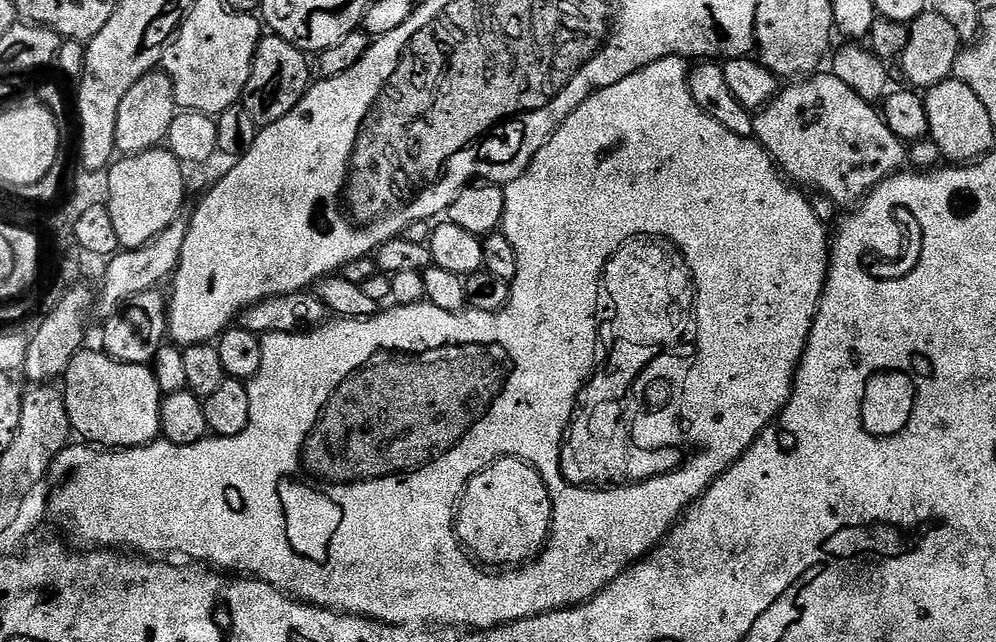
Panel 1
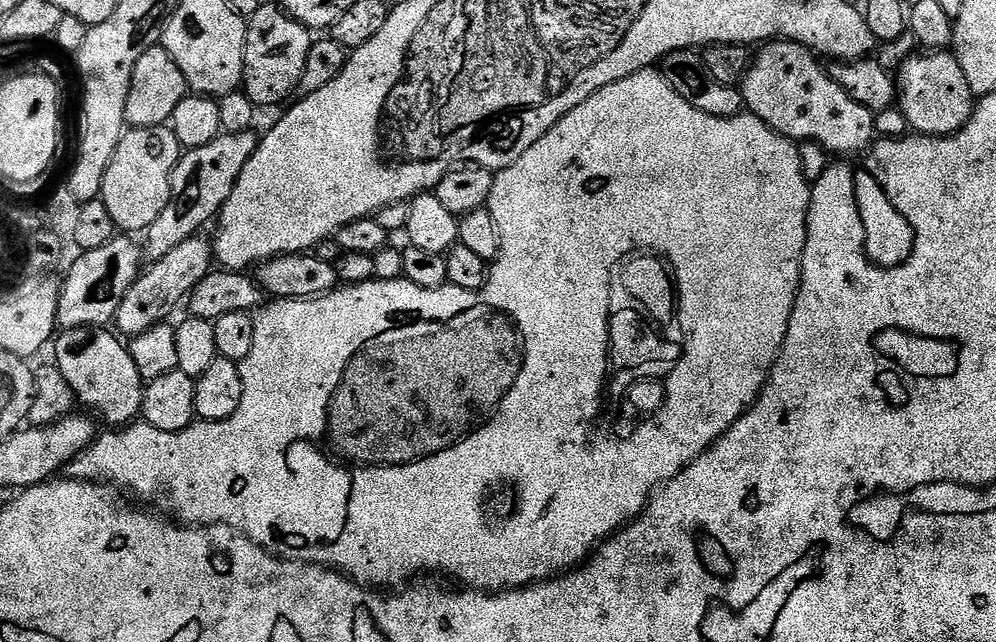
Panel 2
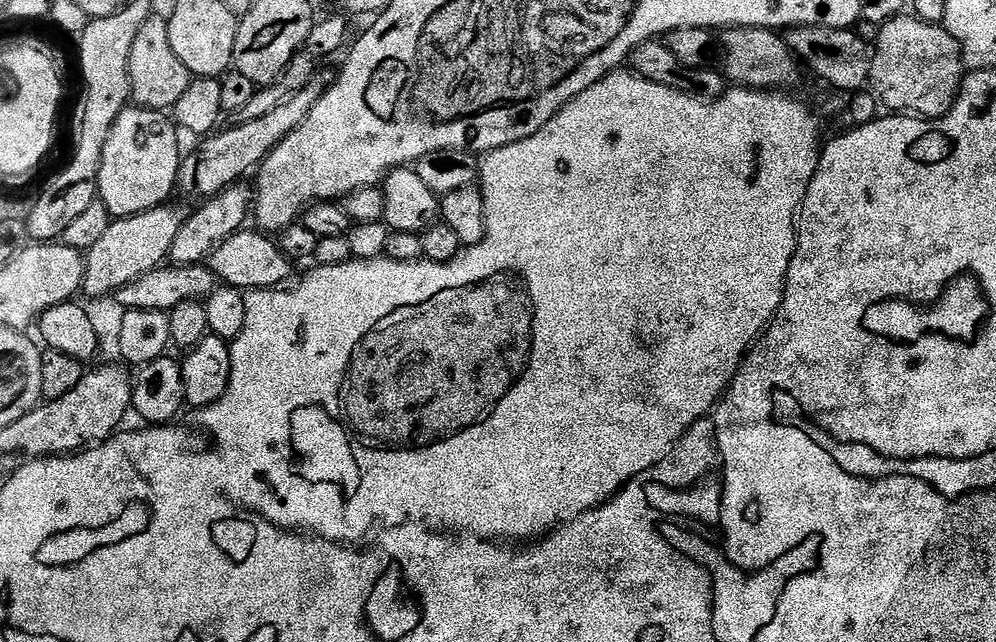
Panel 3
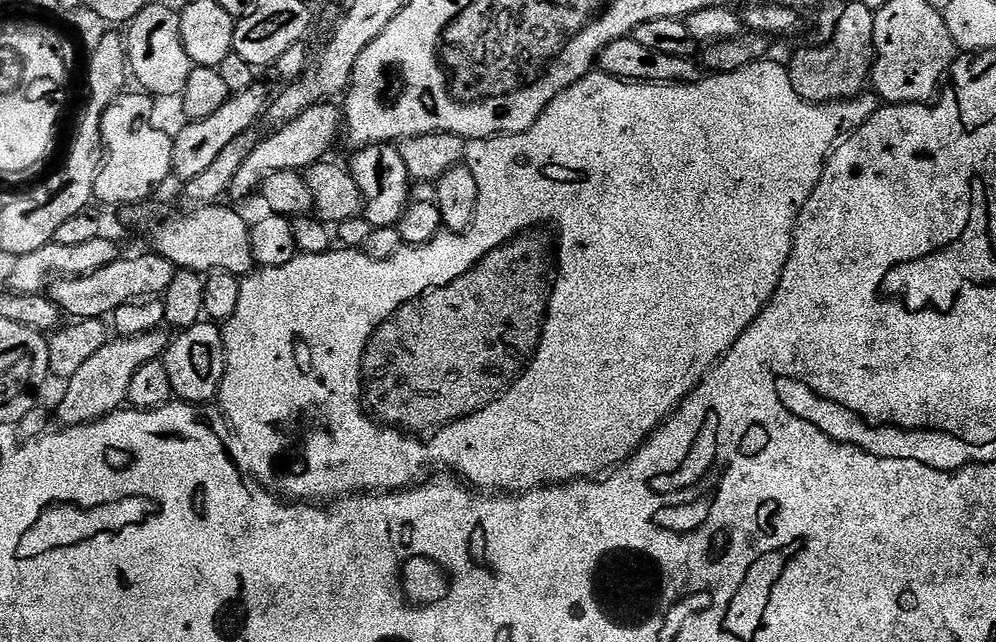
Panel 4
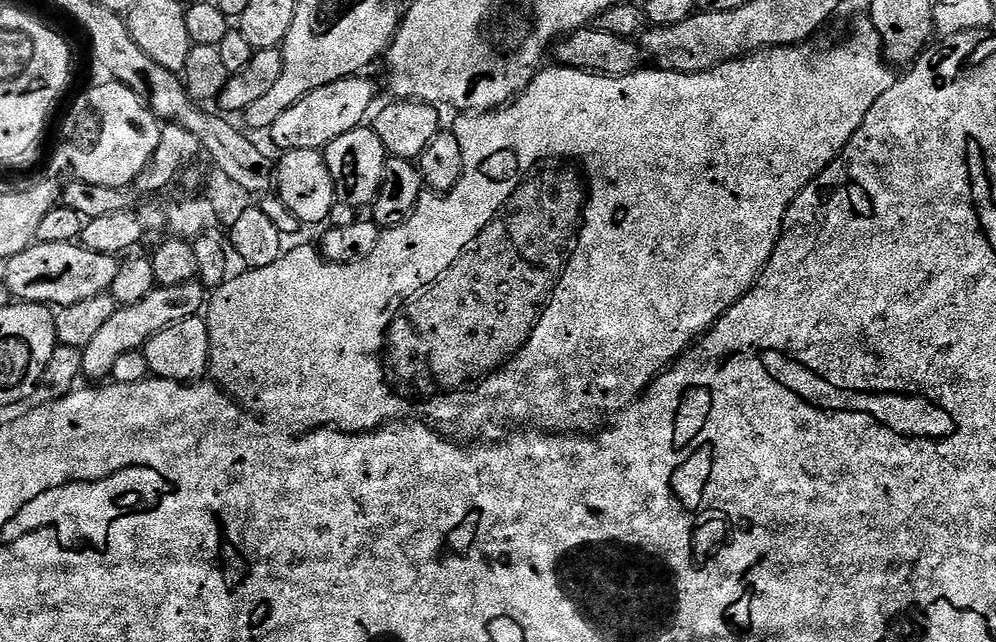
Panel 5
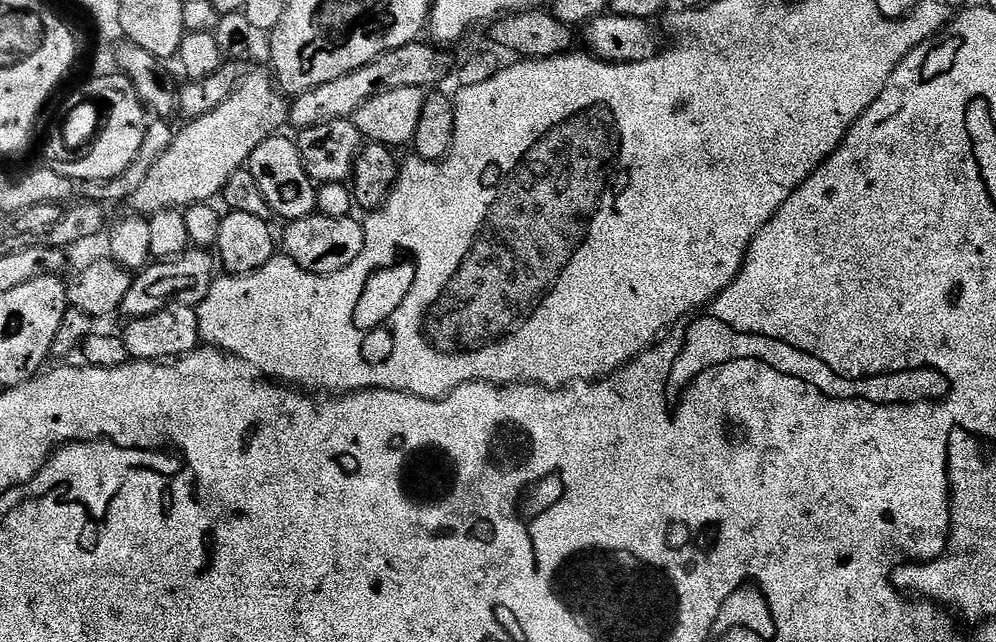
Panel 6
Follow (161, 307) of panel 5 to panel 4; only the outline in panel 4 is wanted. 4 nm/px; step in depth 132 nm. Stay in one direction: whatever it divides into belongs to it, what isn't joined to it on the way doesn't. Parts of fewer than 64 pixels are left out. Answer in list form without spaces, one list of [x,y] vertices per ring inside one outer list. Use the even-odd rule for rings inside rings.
[[[159,331],[143,332],[140,336],[120,336],[109,339],[96,354],[82,362],[72,379],[67,381],[64,397],[60,400],[60,424],[88,424],[115,412],[127,401],[130,378],[142,366],[151,360],[161,359],[166,347],[166,340],[160,337]]]

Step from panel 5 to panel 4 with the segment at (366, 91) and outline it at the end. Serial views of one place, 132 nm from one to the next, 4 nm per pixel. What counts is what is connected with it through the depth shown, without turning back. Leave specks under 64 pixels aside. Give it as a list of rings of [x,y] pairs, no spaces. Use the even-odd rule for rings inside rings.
[[[321,102],[310,106],[306,110],[302,110],[302,114],[298,114],[296,118],[289,121],[288,124],[281,124],[268,137],[261,139],[255,146],[254,150],[250,150],[250,154],[246,158],[246,162],[242,162],[242,166],[238,170],[238,174],[234,178],[230,189],[231,195],[236,195],[236,198],[249,197],[259,189],[262,178],[267,177],[278,170],[307,170],[314,164],[319,164],[325,159],[324,156],[332,148],[332,143],[336,140],[336,135],[339,134],[340,128],[342,132],[342,112],[339,107],[336,108],[332,102]]]

